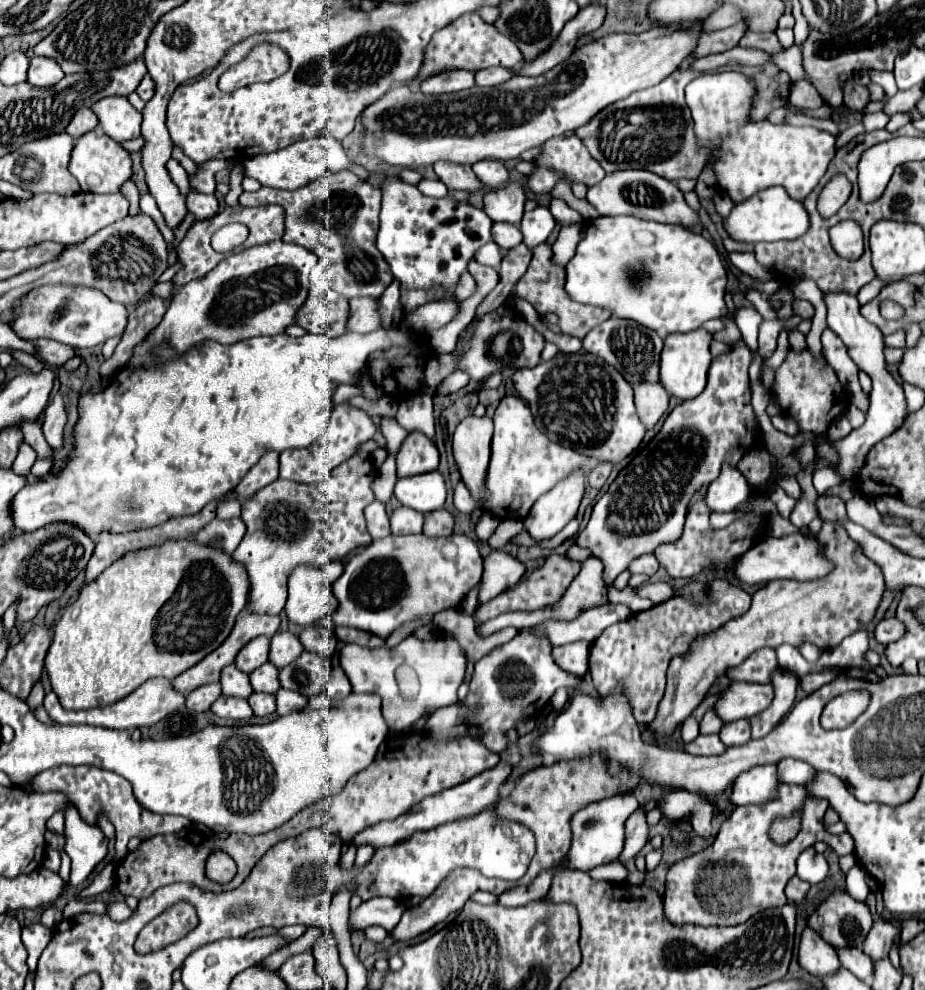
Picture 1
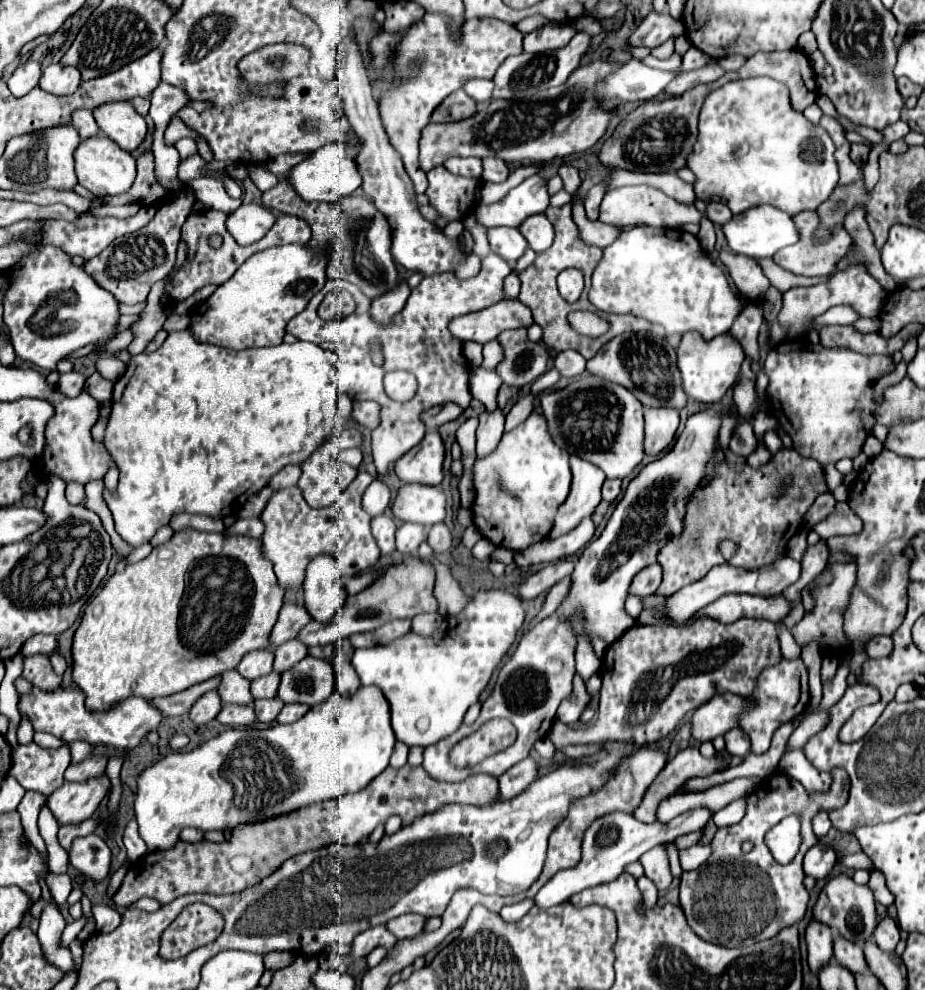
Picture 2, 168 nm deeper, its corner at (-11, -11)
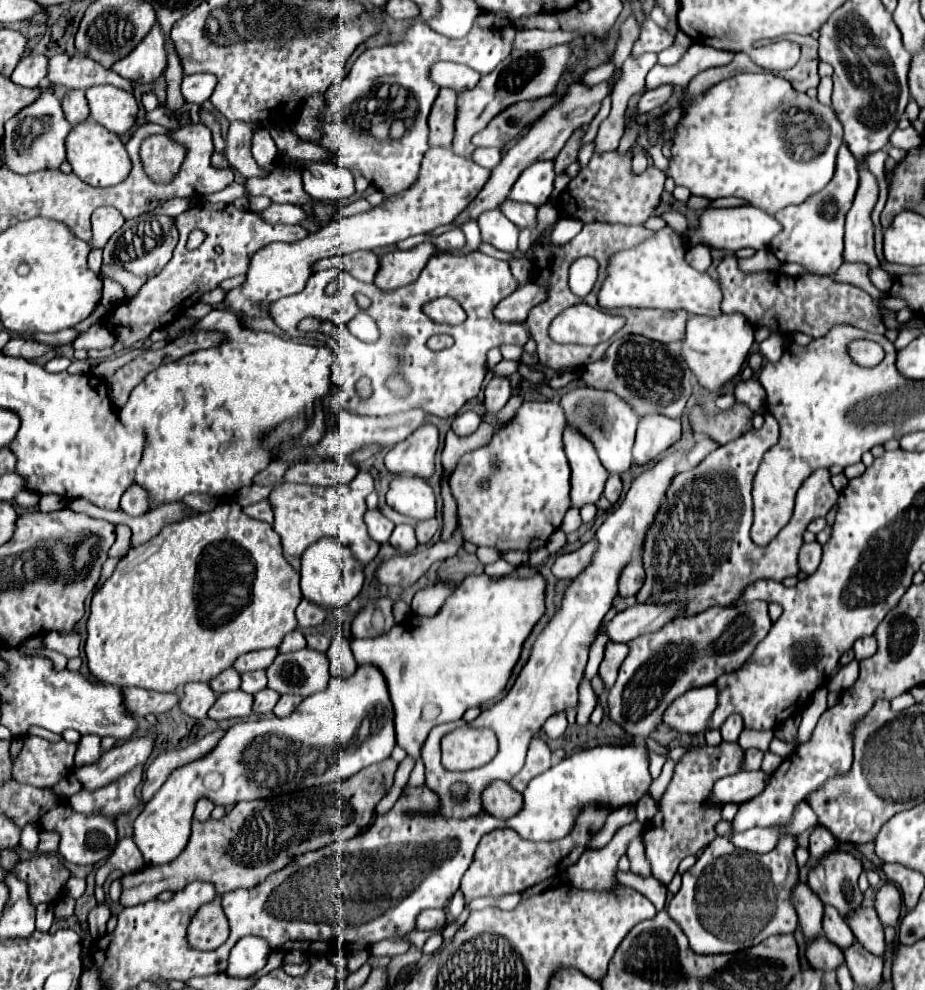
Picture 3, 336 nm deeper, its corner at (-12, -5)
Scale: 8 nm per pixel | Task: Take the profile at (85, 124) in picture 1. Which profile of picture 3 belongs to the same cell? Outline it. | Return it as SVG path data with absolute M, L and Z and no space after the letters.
M69 90L61 102L63 112L71 124L85 122L89 118L89 104L83 90Z

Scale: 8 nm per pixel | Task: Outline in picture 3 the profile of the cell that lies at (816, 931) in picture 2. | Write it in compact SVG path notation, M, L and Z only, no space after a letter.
M803 882L795 886L793 892L793 904L799 916L801 930L807 938L807 942L823 936L823 902L811 892L811 888Z

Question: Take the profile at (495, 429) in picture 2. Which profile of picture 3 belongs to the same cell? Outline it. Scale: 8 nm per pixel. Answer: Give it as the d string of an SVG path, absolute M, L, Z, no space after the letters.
M491 378L485 388L485 414L497 414L511 398L511 386L507 378Z

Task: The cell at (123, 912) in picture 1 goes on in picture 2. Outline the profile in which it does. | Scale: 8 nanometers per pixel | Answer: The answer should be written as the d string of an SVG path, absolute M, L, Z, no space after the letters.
M94 904L92 912L96 918L96 930L98 932L112 932L114 928L118 928L118 924L122 920L122 916L114 908L104 906L104 904Z

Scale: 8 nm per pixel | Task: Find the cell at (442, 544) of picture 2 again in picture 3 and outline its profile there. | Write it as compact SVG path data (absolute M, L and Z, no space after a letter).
M437 518L419 522L417 528L415 528L415 532L417 532L417 540L419 540L419 544L427 544L427 542L431 542L433 536L439 532L439 522L437 522Z

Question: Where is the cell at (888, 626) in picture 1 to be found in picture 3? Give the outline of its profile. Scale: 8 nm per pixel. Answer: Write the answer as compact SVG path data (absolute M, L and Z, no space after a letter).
M875 636L859 638L859 640L853 644L853 650L855 650L855 660L863 660L863 658L873 656L873 654L875 654L875 650L877 650Z

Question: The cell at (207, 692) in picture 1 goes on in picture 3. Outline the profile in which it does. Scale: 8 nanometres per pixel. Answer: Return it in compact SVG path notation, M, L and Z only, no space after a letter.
M195 682L195 684L187 684L183 688L179 708L193 718L205 718L213 704L215 704L215 694L209 688L209 684Z

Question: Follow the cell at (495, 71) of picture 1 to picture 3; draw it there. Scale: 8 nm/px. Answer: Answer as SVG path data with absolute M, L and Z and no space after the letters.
M439 62L431 70L431 80L437 82L439 86L449 86L457 92L471 90L477 86L481 74L471 70L469 66L463 64L453 64L453 62Z

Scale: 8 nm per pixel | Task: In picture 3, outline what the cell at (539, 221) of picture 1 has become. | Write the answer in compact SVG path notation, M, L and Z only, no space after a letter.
M505 200L501 206L501 212L519 228L537 230L537 206L533 204L521 204Z

